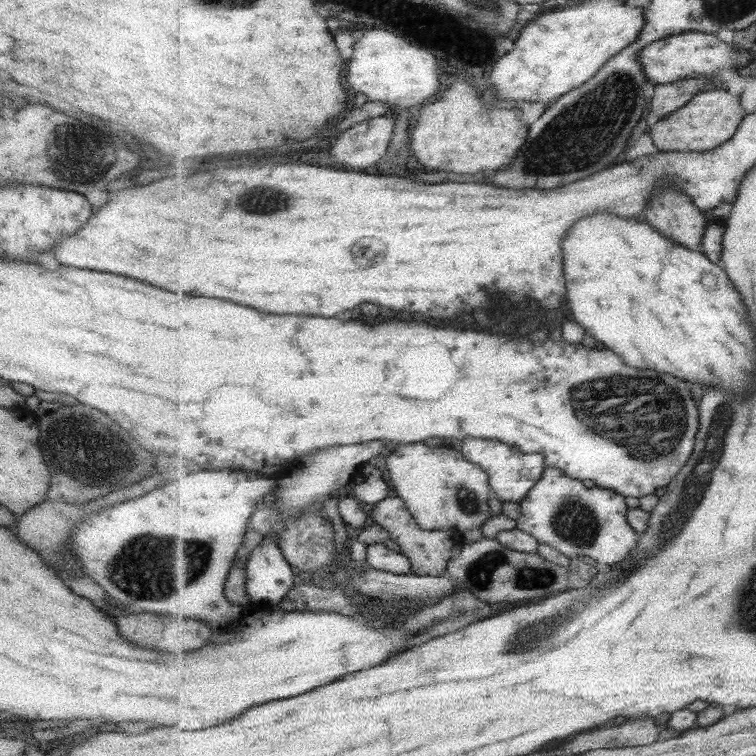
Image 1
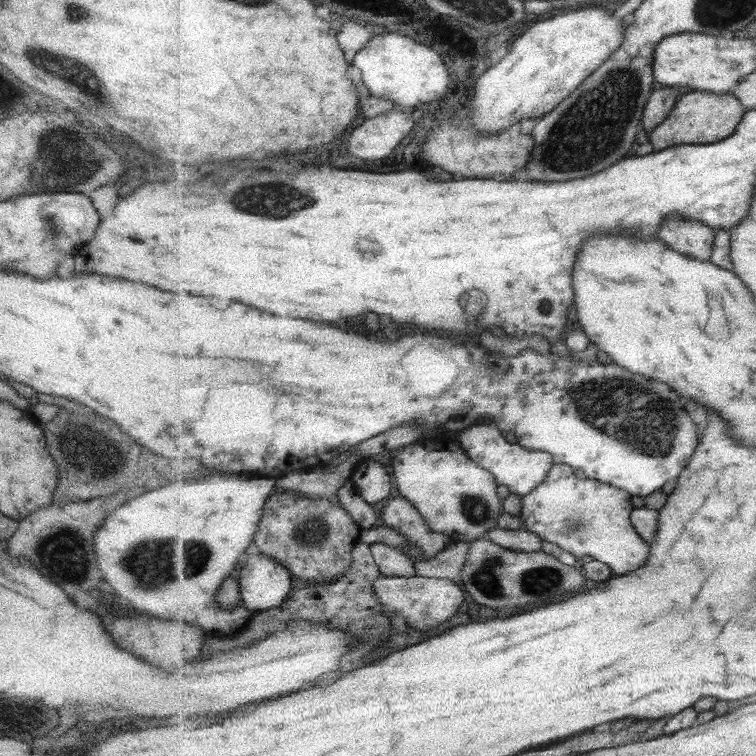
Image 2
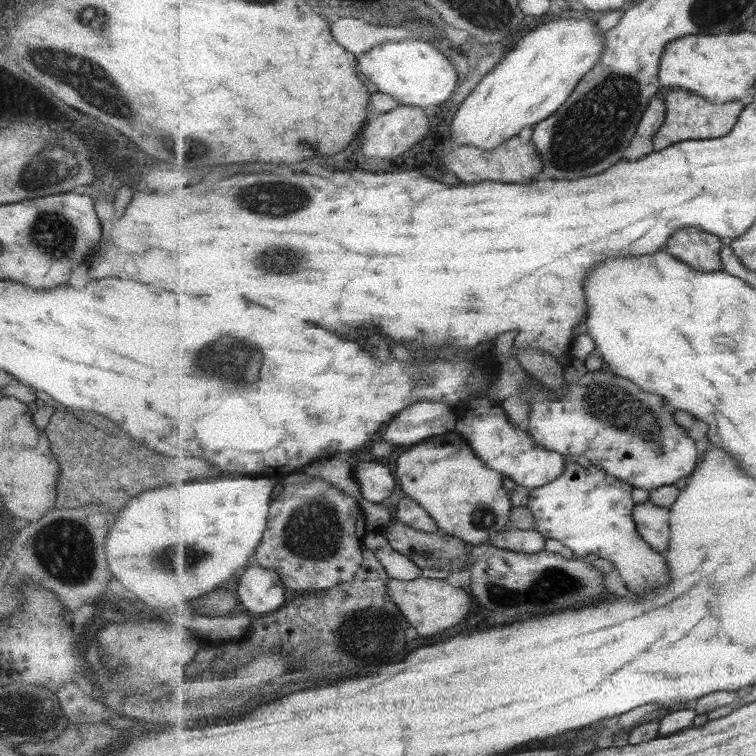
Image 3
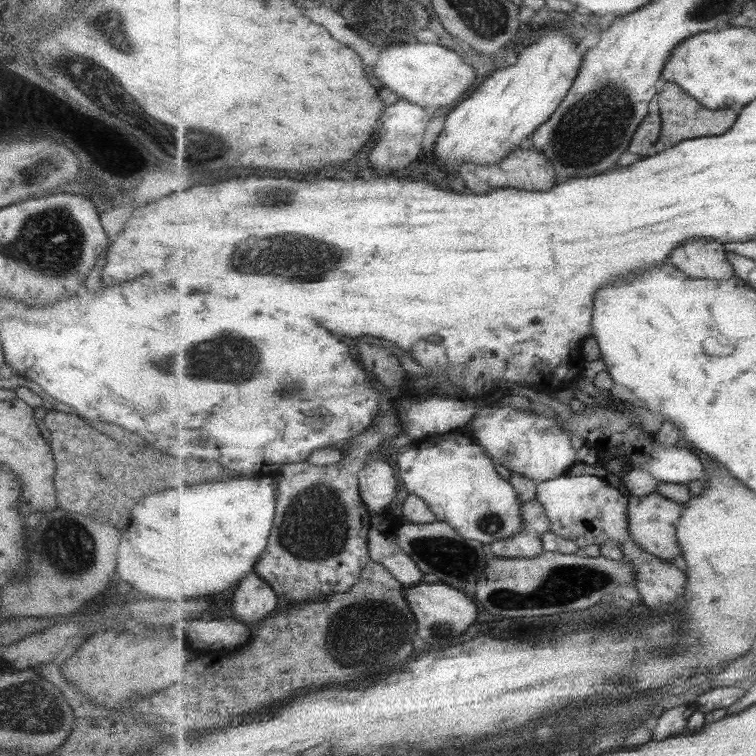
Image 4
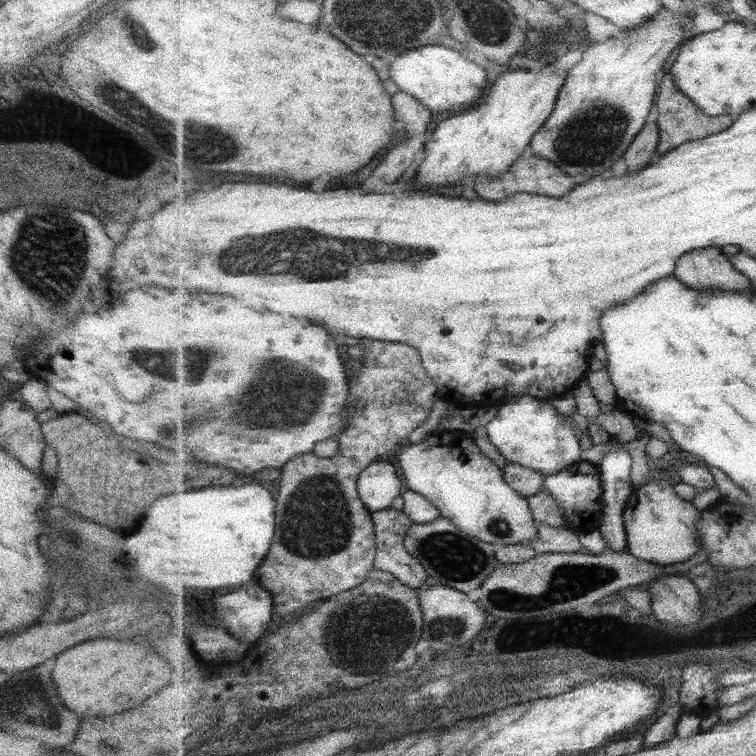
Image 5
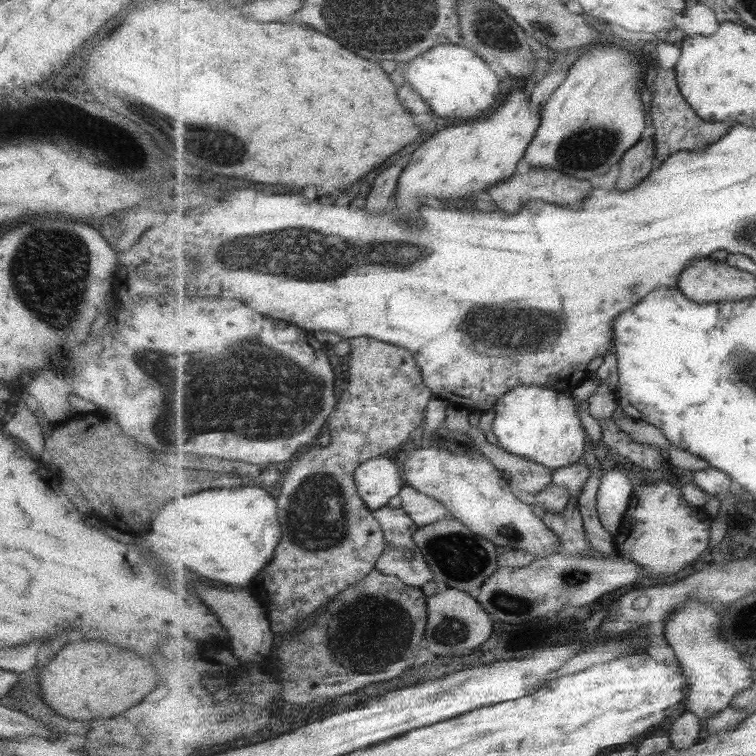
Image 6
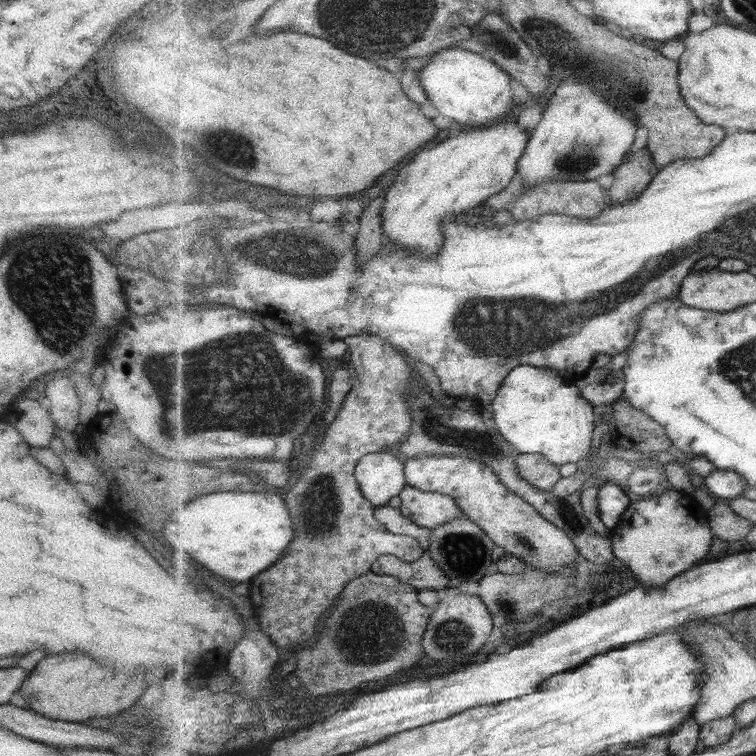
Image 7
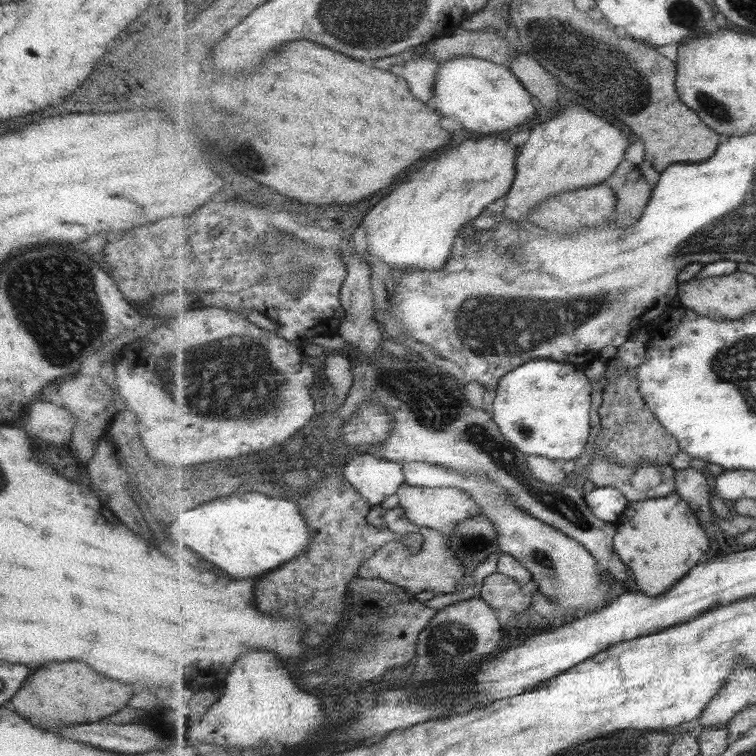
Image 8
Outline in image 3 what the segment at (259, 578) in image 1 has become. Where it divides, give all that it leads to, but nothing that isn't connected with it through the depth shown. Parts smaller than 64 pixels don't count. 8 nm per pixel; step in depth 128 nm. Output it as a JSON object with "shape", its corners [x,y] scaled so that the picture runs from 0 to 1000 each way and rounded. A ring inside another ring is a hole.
{"shape":[[[329,749],[317,762],[311,784],[321,804],[337,812],[361,810],[382,794],[372,763],[347,749]]]}

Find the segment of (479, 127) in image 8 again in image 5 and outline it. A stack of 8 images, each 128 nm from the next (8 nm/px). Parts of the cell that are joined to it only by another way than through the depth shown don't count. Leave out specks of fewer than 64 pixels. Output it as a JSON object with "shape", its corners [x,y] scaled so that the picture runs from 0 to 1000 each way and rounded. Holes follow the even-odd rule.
{"shape":[[[567,60],[550,63],[546,69],[528,74],[517,85],[520,106],[530,114],[530,119],[554,130],[573,148],[599,146],[604,140],[628,140],[639,127],[647,108],[647,98],[627,81],[618,79],[610,69],[599,66],[599,61]]]}

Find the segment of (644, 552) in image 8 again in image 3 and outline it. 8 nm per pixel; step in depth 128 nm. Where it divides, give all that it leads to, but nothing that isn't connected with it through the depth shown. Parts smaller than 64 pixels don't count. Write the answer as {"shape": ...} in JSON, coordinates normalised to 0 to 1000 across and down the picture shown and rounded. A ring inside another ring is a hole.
{"shape":[[[860,659],[841,668],[839,687],[845,706],[869,730],[885,728],[888,714],[886,688],[889,677],[886,671],[866,667]]]}

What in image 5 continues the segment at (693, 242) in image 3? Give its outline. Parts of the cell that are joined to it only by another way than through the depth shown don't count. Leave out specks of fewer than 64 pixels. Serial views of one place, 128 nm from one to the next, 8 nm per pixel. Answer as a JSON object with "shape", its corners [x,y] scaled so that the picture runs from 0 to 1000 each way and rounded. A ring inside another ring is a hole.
{"shape":[[[950,327],[909,333],[898,343],[893,362],[917,384],[967,384],[991,386],[999,380],[993,366],[983,362]]]}

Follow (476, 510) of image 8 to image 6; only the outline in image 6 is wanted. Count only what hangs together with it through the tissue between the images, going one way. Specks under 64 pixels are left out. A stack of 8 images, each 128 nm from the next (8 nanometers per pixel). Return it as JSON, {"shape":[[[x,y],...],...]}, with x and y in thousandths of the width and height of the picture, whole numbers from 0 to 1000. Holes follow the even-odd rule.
{"shape":[[[544,642],[534,643],[528,655],[532,659],[530,671],[556,698],[595,683],[595,675],[586,667],[586,663],[560,653]]]}

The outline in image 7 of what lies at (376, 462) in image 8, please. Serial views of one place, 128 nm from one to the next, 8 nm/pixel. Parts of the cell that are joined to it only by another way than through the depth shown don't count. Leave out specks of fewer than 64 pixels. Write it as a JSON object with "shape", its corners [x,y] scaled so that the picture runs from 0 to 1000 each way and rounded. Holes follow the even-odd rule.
{"shape":[[[497,598],[484,601],[471,616],[471,632],[485,661],[497,671],[516,665],[540,642],[537,612],[529,603]]]}

